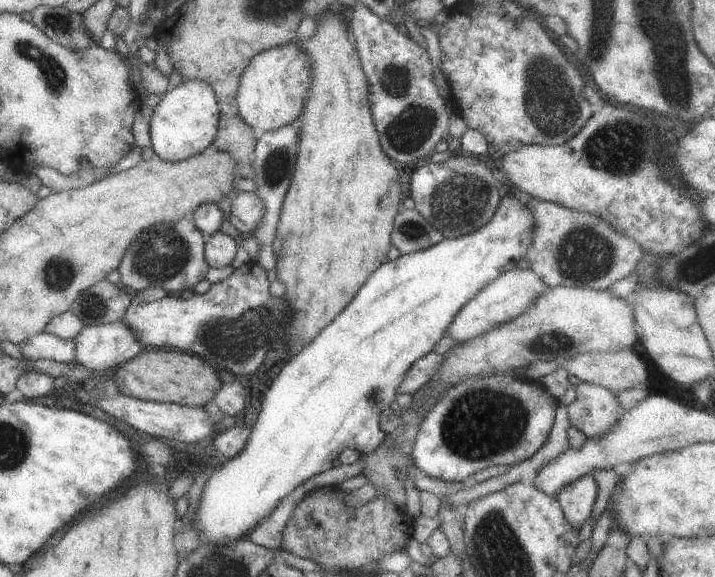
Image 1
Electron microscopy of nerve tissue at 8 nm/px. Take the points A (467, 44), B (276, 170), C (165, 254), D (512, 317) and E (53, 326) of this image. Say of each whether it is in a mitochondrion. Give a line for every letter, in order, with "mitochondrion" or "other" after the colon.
A: other
B: mitochondrion
C: mitochondrion
D: other
E: other

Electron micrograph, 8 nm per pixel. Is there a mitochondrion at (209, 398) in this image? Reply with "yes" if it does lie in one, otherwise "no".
no

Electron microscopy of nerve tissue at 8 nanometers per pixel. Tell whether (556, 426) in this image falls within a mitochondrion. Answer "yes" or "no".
no

